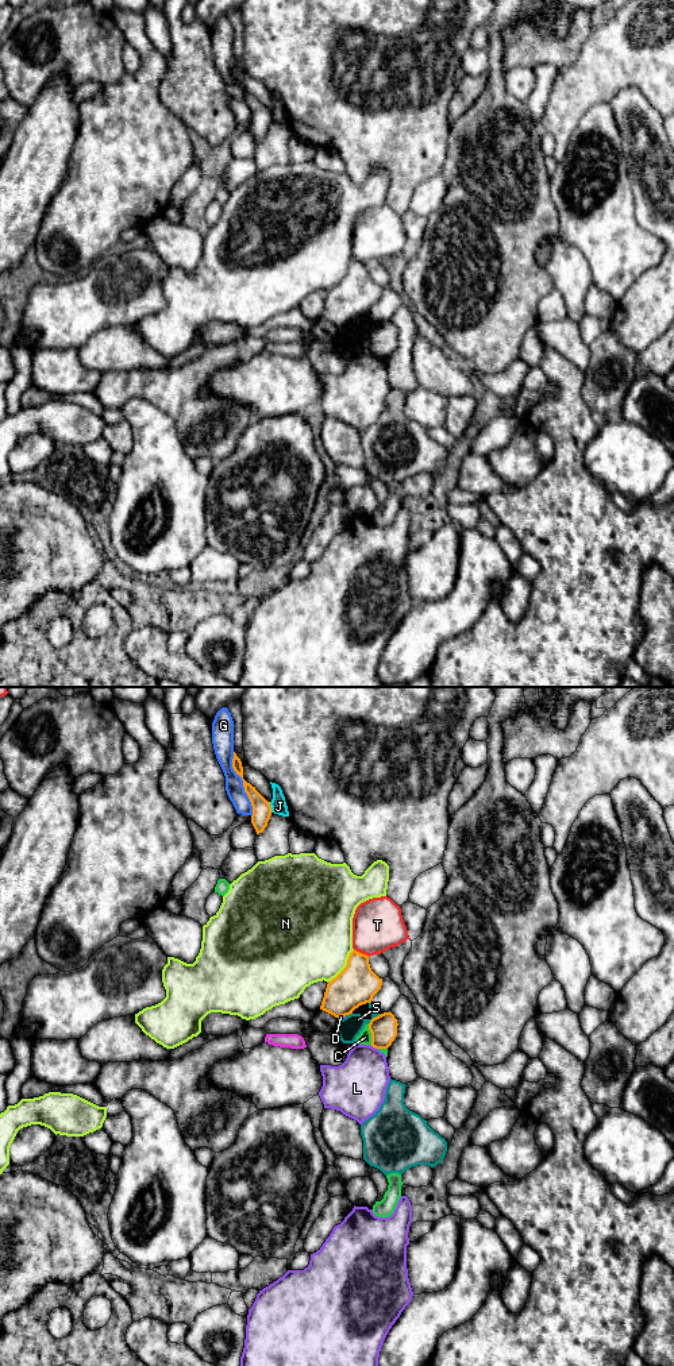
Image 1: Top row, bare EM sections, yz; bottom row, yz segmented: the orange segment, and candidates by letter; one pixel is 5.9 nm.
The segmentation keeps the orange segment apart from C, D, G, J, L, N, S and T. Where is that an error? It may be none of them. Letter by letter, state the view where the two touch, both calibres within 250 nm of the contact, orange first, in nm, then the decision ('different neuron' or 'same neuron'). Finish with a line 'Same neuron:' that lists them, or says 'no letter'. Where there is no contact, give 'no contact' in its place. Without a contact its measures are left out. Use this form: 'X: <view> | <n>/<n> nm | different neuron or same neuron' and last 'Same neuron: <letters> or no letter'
C: yz | 160/80 nm | different neuron
D: yz | 240/20 nm | different neuron
G: yz | 110/110 nm | different neuron
J: yz | 110/100 nm | different neuron
L: yz | 160/320 nm | different neuron
N: yz | 240/460 nm | different neuron
S: yz | 160/140 nm | different neuron
T: yz | 240/300 nm | different neuron
Same neuron: no letter

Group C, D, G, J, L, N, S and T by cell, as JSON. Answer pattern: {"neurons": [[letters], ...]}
{"neurons": [["C"], ["D"], ["G"], ["J"], ["L"], ["N"], ["S"], ["T"]]}

